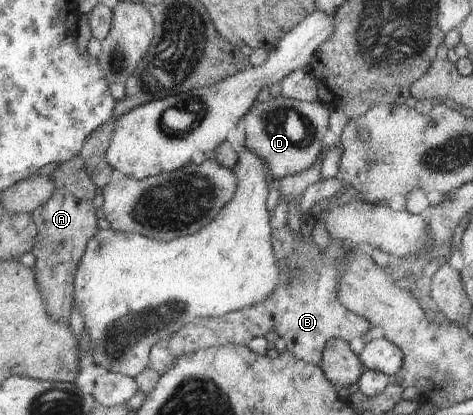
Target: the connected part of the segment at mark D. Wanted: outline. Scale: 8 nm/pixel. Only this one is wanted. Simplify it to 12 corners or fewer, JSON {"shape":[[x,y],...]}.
{"shape":[[278,96],[245,116],[272,178],[325,156],[332,109]]}

